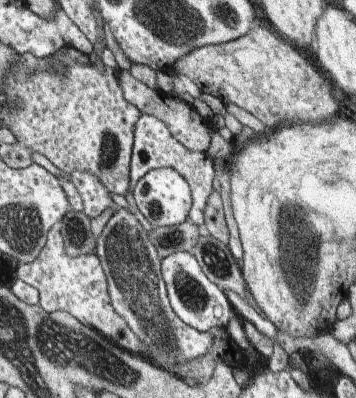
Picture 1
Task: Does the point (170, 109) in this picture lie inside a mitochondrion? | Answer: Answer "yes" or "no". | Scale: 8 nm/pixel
no

